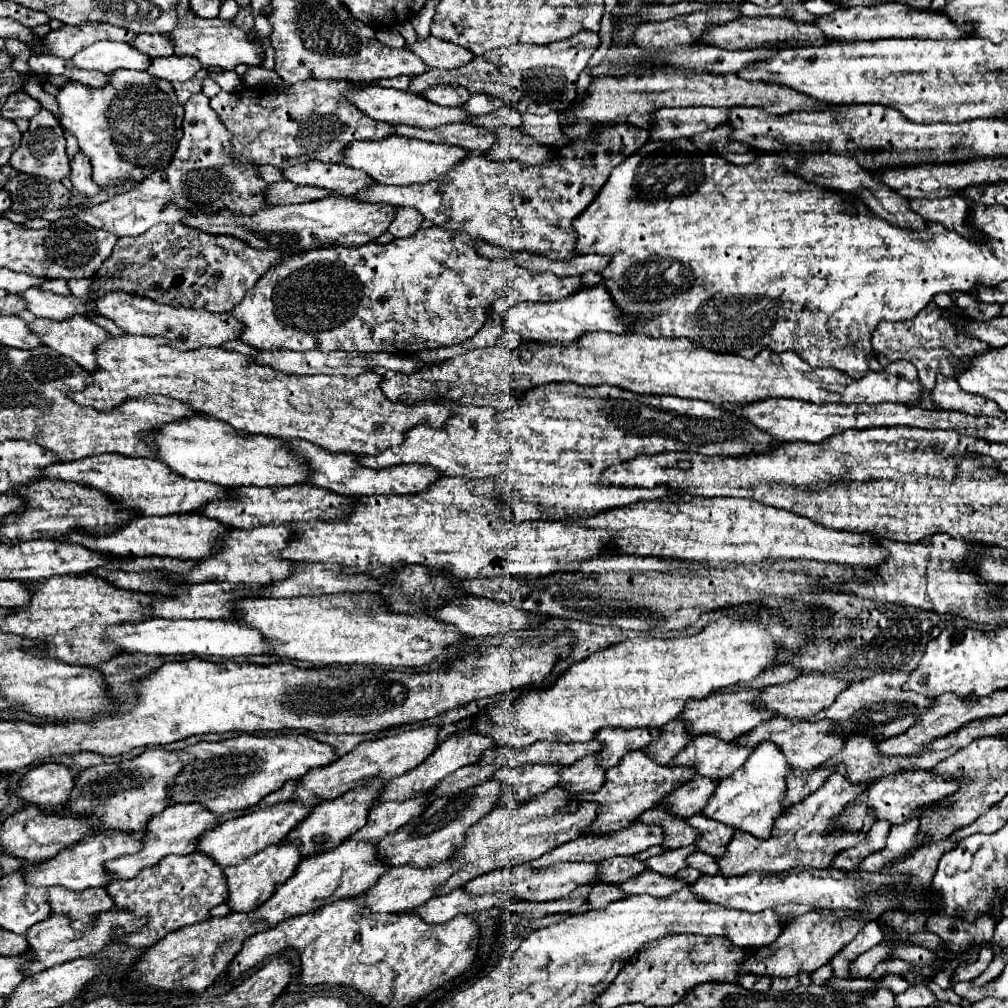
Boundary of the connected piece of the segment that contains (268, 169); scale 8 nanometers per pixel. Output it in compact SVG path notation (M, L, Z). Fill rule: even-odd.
M260 165L260 167L258 167L258 171L260 171L260 175L262 175L262 179L264 179L266 183L284 181L282 171L280 171L280 169L276 169L276 167L272 167L272 165Z

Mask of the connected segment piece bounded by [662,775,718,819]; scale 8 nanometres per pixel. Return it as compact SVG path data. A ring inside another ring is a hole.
M694 775L692 781L686 781L686 785L680 785L680 789L676 789L676 793L666 797L662 807L666 807L668 813L676 813L678 817L688 819L706 807L710 793L714 793L716 785L718 785L718 781L710 783L708 779Z

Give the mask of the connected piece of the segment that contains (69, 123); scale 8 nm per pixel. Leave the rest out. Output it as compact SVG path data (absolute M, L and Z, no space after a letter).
M118 69L110 75L110 83L102 89L86 87L82 83L66 83L60 87L58 95L60 105L60 125L68 129L76 139L80 149L92 161L92 179L100 187L116 187L126 181L142 181L158 169L166 169L174 157L176 145L182 137L182 117L184 109L176 99L176 93L168 81L156 79L146 71L126 71Z

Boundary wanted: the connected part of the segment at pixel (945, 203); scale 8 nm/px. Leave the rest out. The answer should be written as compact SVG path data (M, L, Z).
M946 197L946 199L916 199L910 201L912 211L916 211L924 221L942 223L944 227L958 231L966 237L970 237L970 231L966 229L966 215L968 215L968 203L964 197Z

